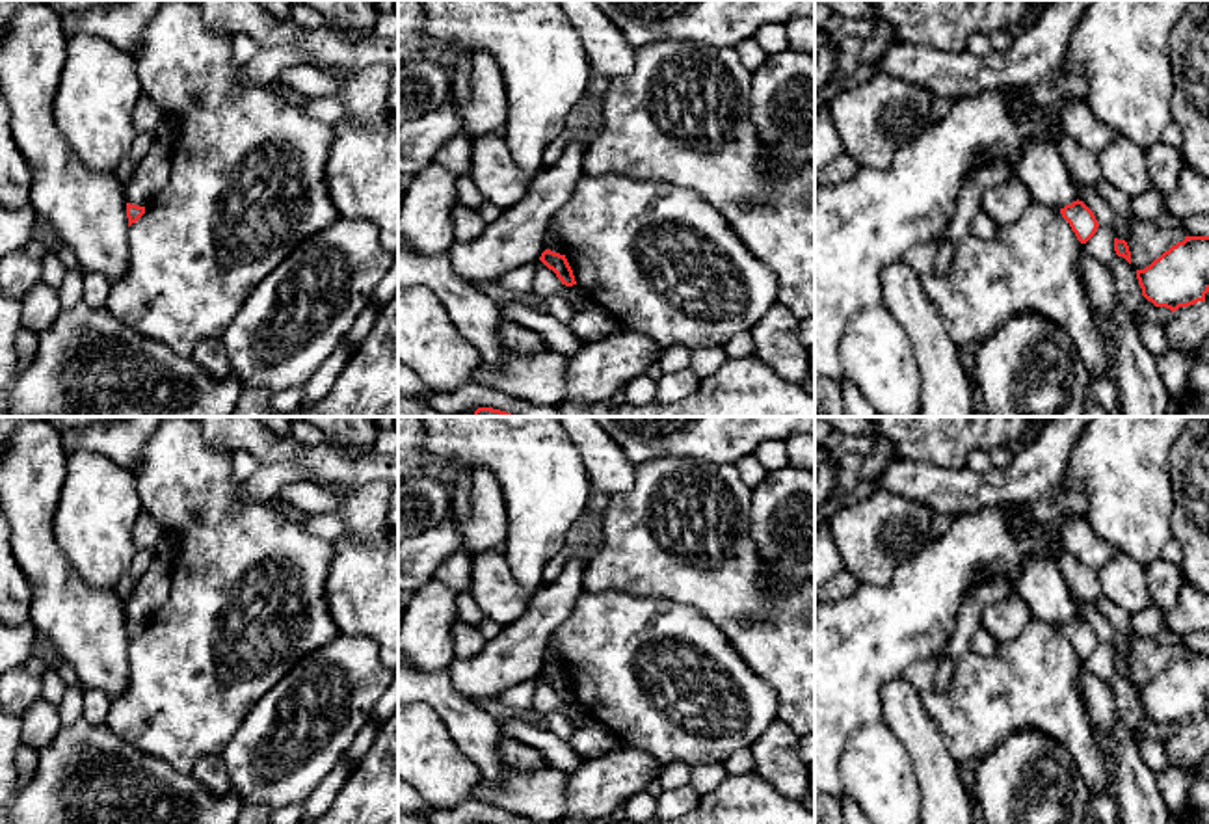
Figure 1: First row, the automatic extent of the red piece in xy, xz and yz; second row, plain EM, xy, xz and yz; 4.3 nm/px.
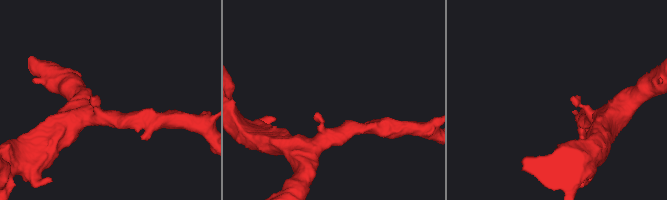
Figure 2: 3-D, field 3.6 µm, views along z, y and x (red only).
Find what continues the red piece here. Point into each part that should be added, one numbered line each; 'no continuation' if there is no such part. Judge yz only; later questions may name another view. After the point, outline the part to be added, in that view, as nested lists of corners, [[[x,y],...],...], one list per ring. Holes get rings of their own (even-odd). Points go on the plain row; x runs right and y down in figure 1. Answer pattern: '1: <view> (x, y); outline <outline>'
no continuation

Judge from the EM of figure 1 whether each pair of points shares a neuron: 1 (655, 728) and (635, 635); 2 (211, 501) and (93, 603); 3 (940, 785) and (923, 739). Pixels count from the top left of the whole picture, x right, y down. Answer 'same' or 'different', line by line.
1: same
2: different
3: same

